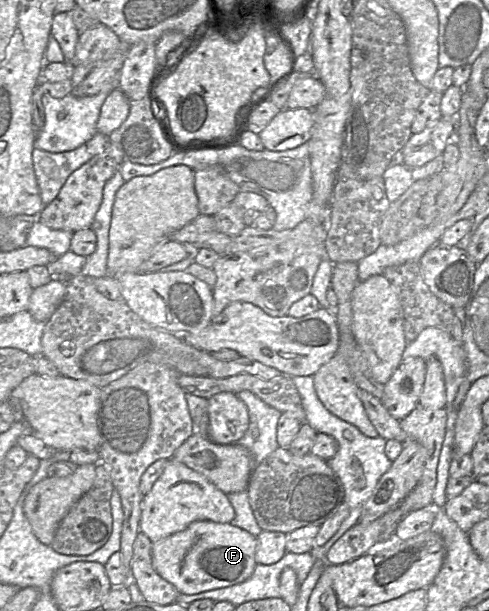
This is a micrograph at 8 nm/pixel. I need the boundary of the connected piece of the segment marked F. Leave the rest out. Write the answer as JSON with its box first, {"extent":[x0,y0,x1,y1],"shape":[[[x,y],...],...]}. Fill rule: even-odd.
{"extent":[152,521,257,595],"shape":[[[195,521],[184,530],[176,532],[152,545],[152,566],[180,594],[193,595],[213,589],[239,584],[248,579],[256,567],[257,537],[231,523]]]}

